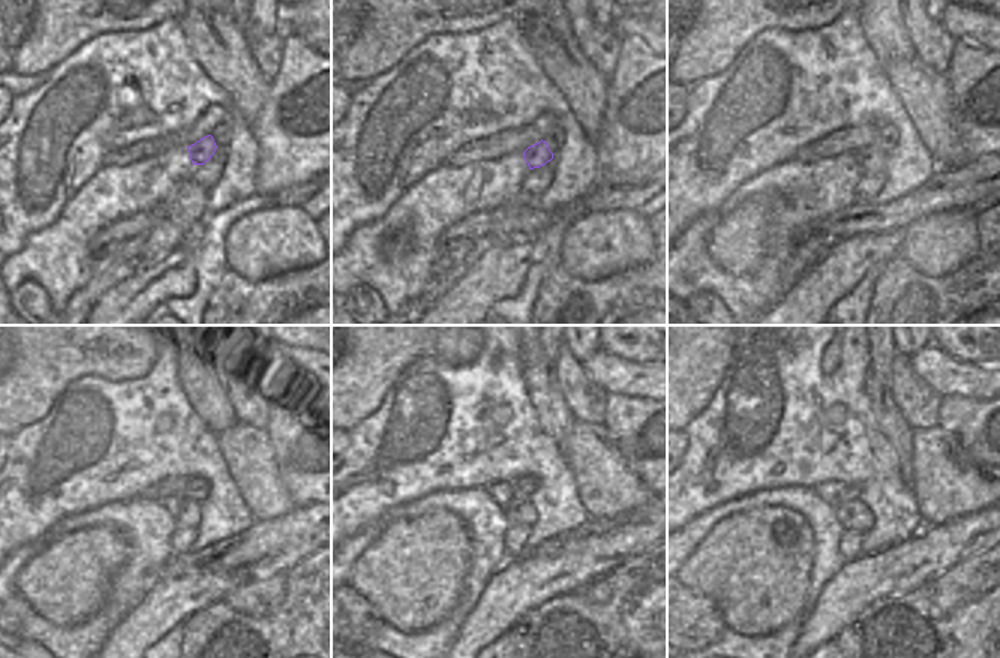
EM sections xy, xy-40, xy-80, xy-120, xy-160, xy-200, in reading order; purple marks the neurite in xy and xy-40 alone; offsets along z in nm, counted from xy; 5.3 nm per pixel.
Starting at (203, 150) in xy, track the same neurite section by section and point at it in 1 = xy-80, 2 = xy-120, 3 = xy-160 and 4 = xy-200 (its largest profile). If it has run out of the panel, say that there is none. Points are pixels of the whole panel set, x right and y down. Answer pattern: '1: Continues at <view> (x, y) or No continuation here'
1: Continues at xy-80 (871, 161)
2: Continues at xy-120 (186, 511)
3: Continues at xy-160 (519, 511)
4: Continues at xy-200 (852, 516)

